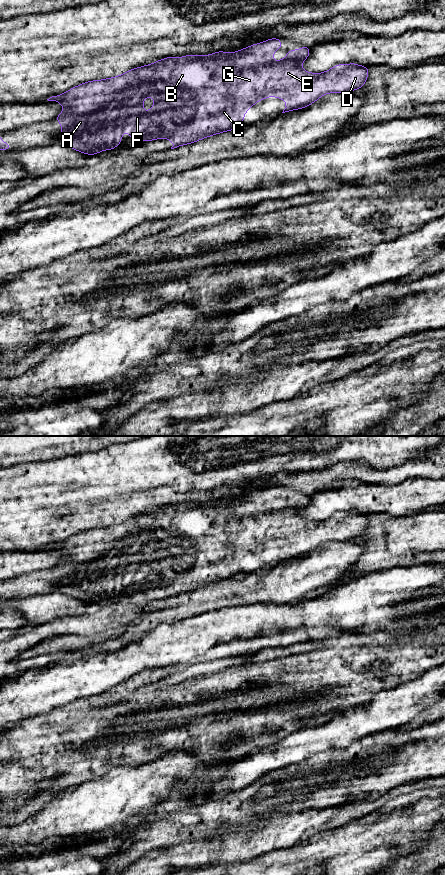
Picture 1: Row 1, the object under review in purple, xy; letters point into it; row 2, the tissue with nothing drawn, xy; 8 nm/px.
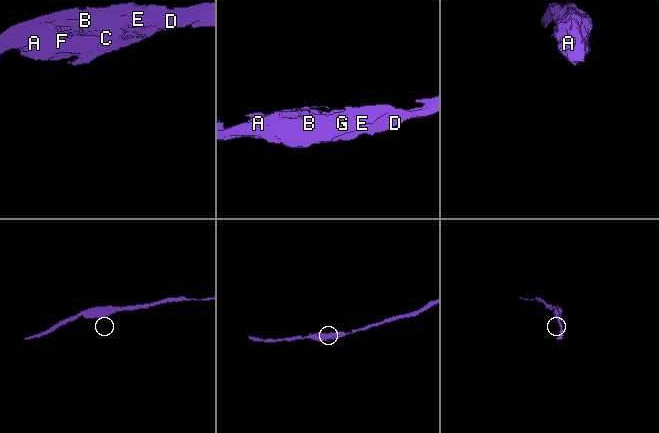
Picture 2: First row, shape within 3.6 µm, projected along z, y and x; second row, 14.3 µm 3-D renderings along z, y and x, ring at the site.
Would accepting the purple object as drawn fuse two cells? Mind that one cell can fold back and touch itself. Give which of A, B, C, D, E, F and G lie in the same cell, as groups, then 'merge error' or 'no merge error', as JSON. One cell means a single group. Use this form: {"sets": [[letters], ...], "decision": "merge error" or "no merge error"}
{"sets": [["A", "B", "C", "D", "E", "F", "G"]], "decision": "no merge error"}

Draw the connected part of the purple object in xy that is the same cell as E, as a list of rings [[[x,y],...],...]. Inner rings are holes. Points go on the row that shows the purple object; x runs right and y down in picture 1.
[[[271,38],[264,42],[252,44],[249,47],[243,48],[239,51],[235,51],[232,53],[217,51],[216,53],[209,55],[185,55],[184,57],[166,57],[152,64],[131,69],[116,77],[82,83],[76,87],[71,88],[70,90],[64,92],[61,95],[52,96],[47,100],[59,102],[64,108],[64,110],[54,119],[62,125],[60,137],[65,139],[65,143],[63,145],[66,147],[70,147],[76,151],[80,151],[83,154],[98,155],[100,151],[113,150],[115,147],[120,145],[121,138],[125,129],[128,130],[130,141],[134,140],[135,138],[137,138],[139,141],[153,141],[156,139],[165,138],[169,141],[174,142],[174,145],[171,147],[171,149],[174,149],[182,145],[188,145],[190,143],[197,142],[212,135],[216,135],[230,130],[236,130],[238,126],[243,124],[244,115],[249,110],[249,108],[255,105],[258,101],[263,100],[264,98],[269,98],[273,96],[285,100],[286,108],[282,112],[285,113],[293,110],[303,109],[316,102],[321,96],[328,93],[349,93],[353,90],[361,89],[367,80],[369,74],[369,67],[361,66],[356,63],[338,64],[323,73],[310,73],[305,71],[301,67],[301,64],[310,55],[309,46],[304,46],[300,49],[290,50],[287,52],[286,57],[284,59],[280,61],[274,61],[273,53],[276,50],[281,49],[281,47],[282,42],[280,38]],[[147,96],[150,96],[155,99],[154,105],[152,108],[149,109],[148,113],[146,113],[143,108],[143,100]]]

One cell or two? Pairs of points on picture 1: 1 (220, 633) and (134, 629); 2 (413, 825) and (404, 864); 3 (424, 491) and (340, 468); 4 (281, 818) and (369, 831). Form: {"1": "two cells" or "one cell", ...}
{"1": "two cells", "2": "two cells", "3": "two cells", "4": "two cells"}

